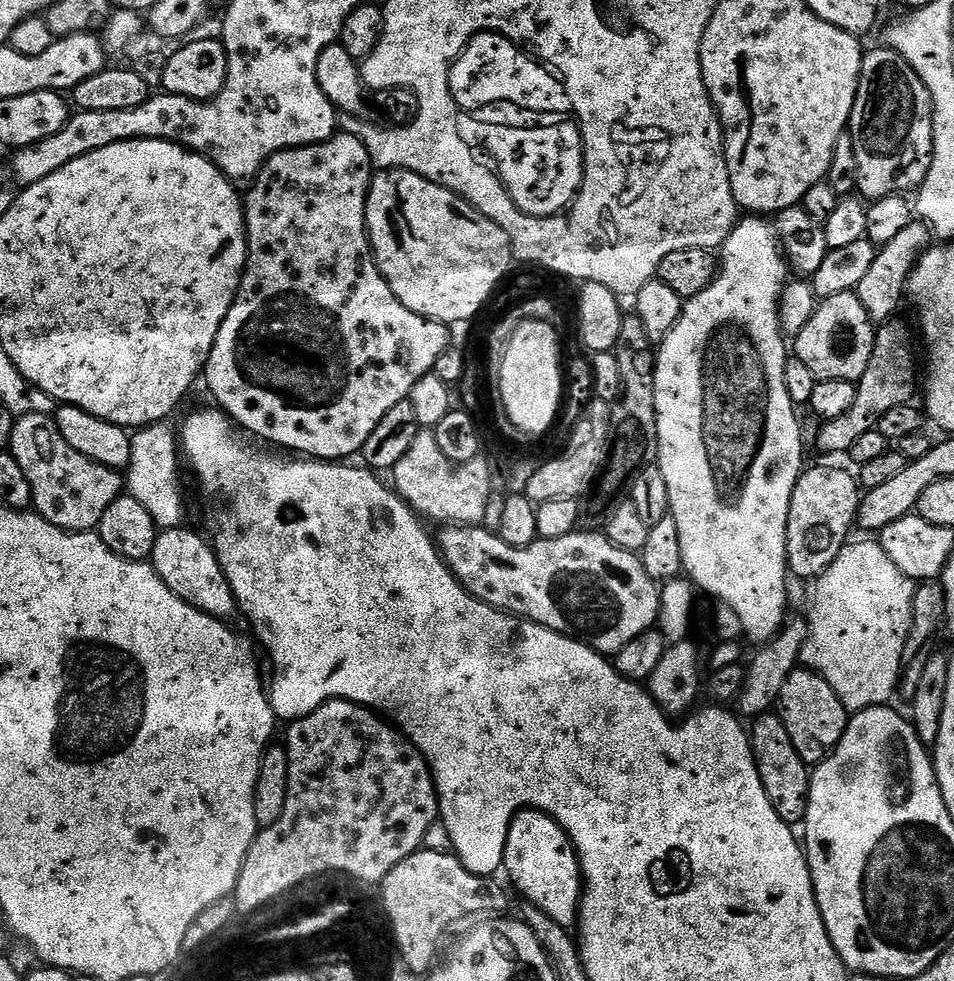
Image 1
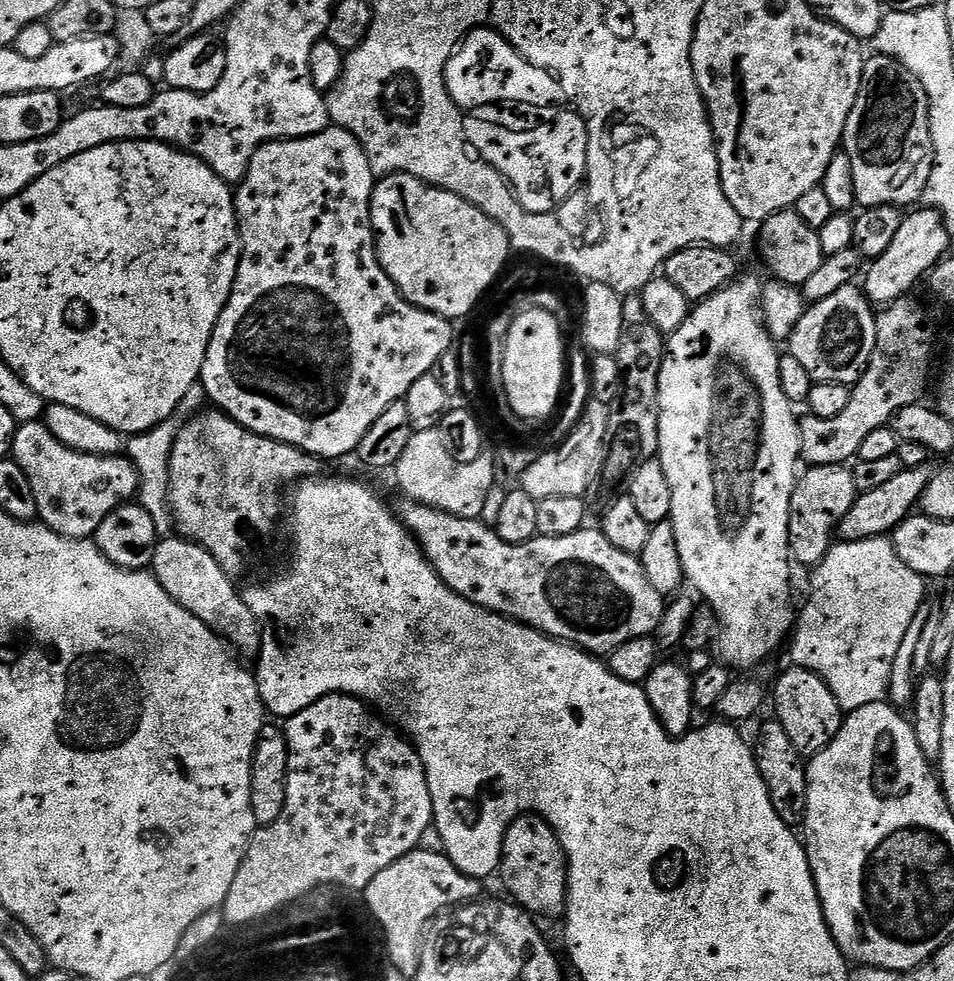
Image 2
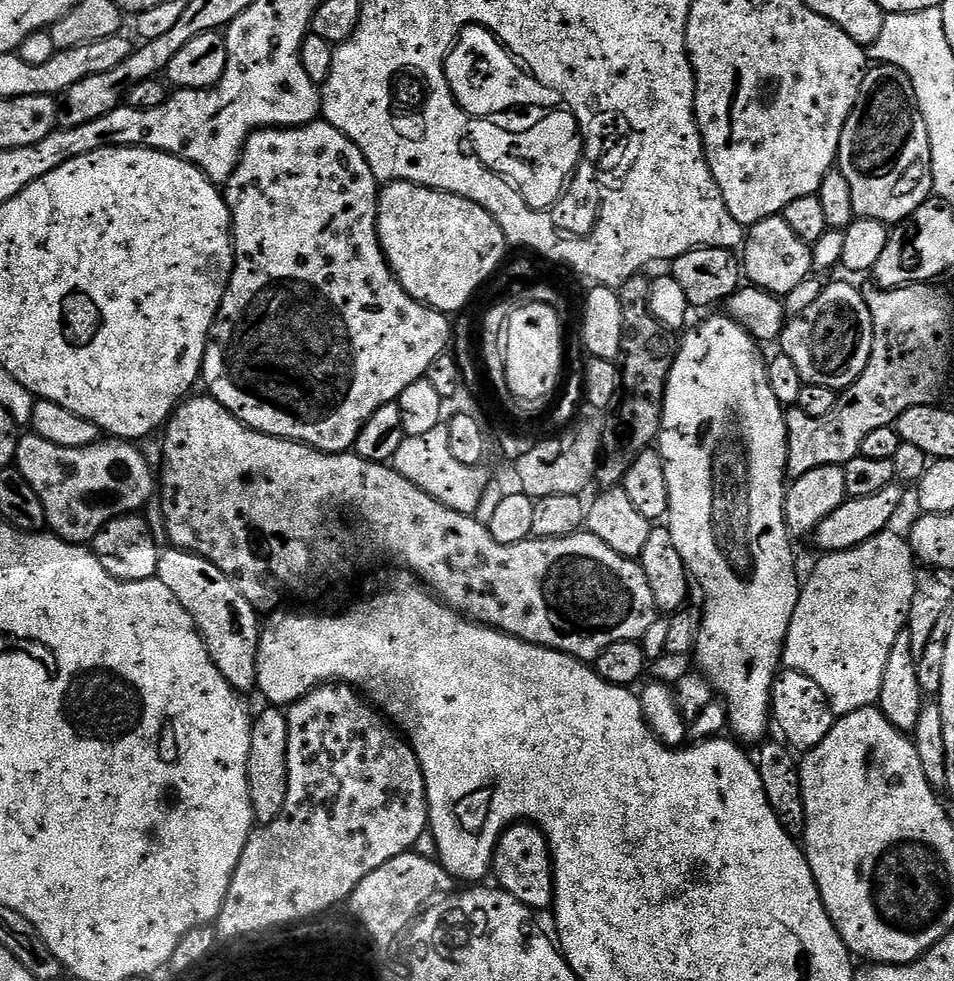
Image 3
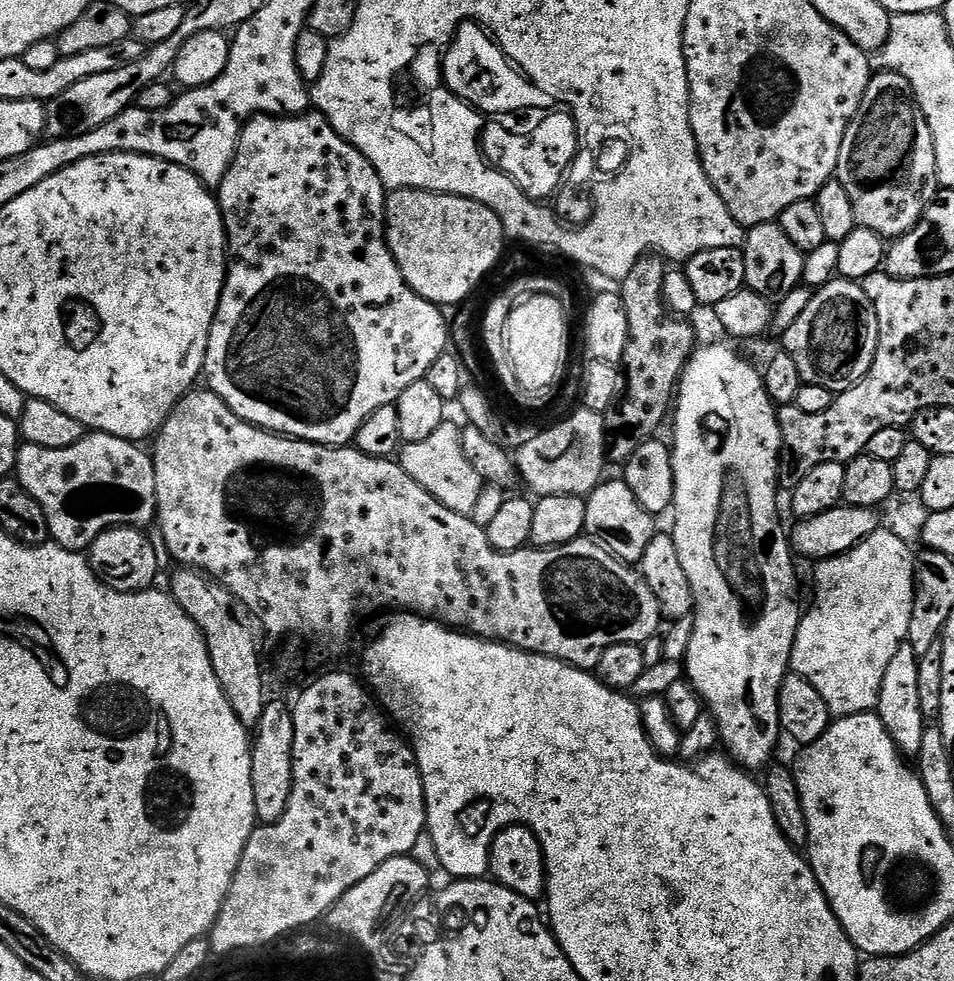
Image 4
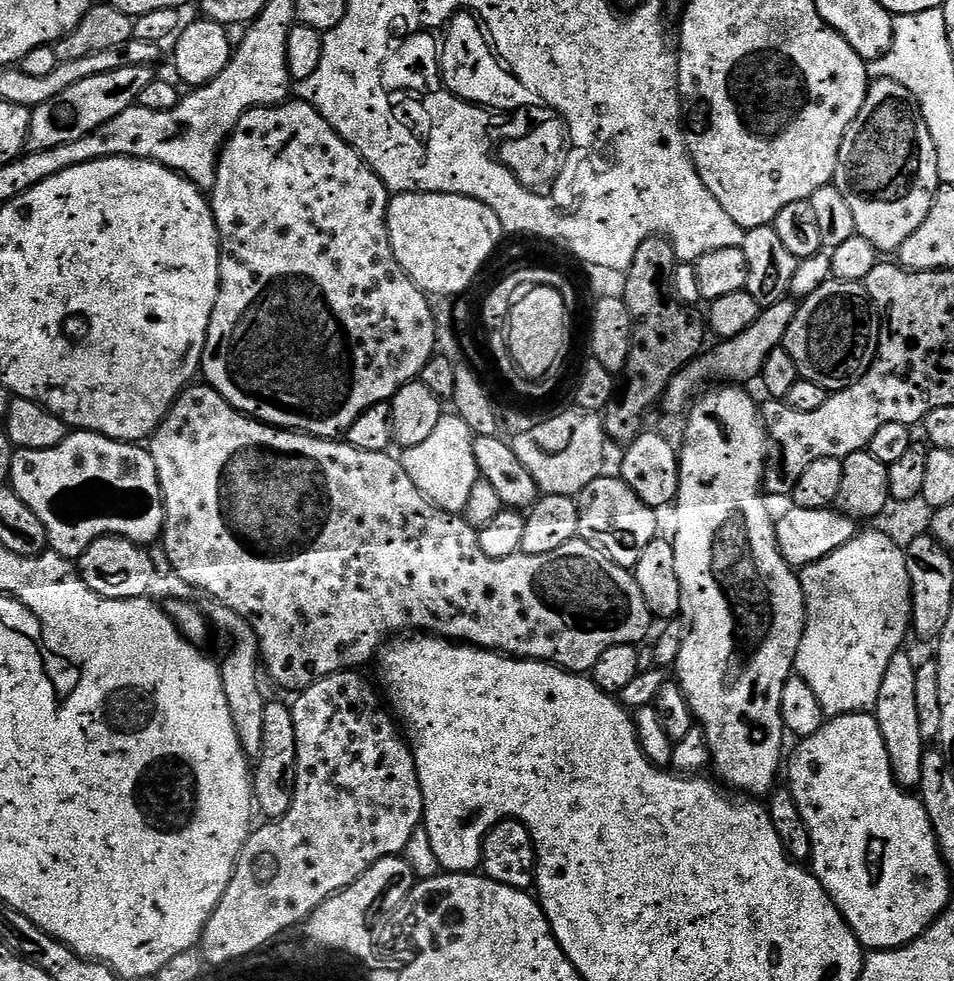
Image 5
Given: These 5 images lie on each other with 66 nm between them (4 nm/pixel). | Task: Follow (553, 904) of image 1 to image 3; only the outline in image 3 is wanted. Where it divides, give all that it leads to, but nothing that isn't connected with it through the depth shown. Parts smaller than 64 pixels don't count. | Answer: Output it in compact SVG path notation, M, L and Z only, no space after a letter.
M517 822L507 828L496 843L490 868L494 876L496 872L495 883L514 898L518 898L518 902L533 910L551 909L554 894L552 851L548 849L548 839L537 825L531 822Z

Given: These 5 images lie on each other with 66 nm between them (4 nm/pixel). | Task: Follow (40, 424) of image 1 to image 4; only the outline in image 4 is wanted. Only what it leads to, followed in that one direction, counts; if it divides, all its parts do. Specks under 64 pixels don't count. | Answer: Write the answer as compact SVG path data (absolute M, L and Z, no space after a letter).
M105 432L86 434L74 442L74 446L66 446L66 450L46 450L42 446L21 443L14 476L28 491L30 498L42 506L49 537L70 552L83 553L108 528L127 526L143 529L156 520L154 466L151 455L140 448L143 447L131 440L123 440Z

